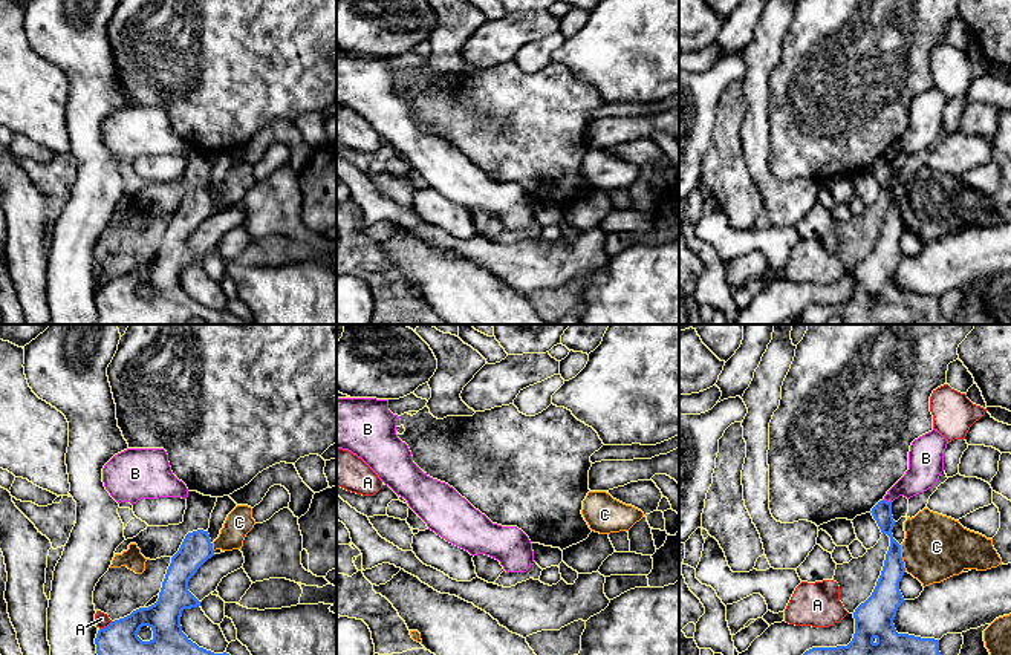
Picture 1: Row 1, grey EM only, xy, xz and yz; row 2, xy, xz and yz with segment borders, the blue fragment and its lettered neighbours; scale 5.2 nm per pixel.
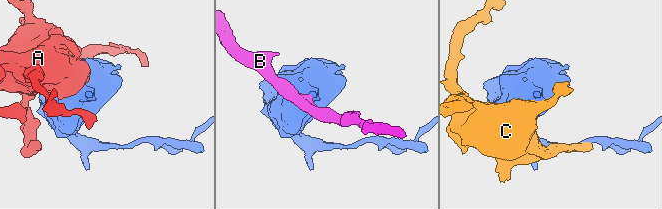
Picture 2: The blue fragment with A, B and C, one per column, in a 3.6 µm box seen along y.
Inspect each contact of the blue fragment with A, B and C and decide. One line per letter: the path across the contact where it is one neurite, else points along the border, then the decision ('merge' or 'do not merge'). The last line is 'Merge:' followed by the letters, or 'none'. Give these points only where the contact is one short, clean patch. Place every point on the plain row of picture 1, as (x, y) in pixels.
A: do not merge
B: along yz (883, 156), (890, 159) | do not merge
C: do not merge
Merge: none

